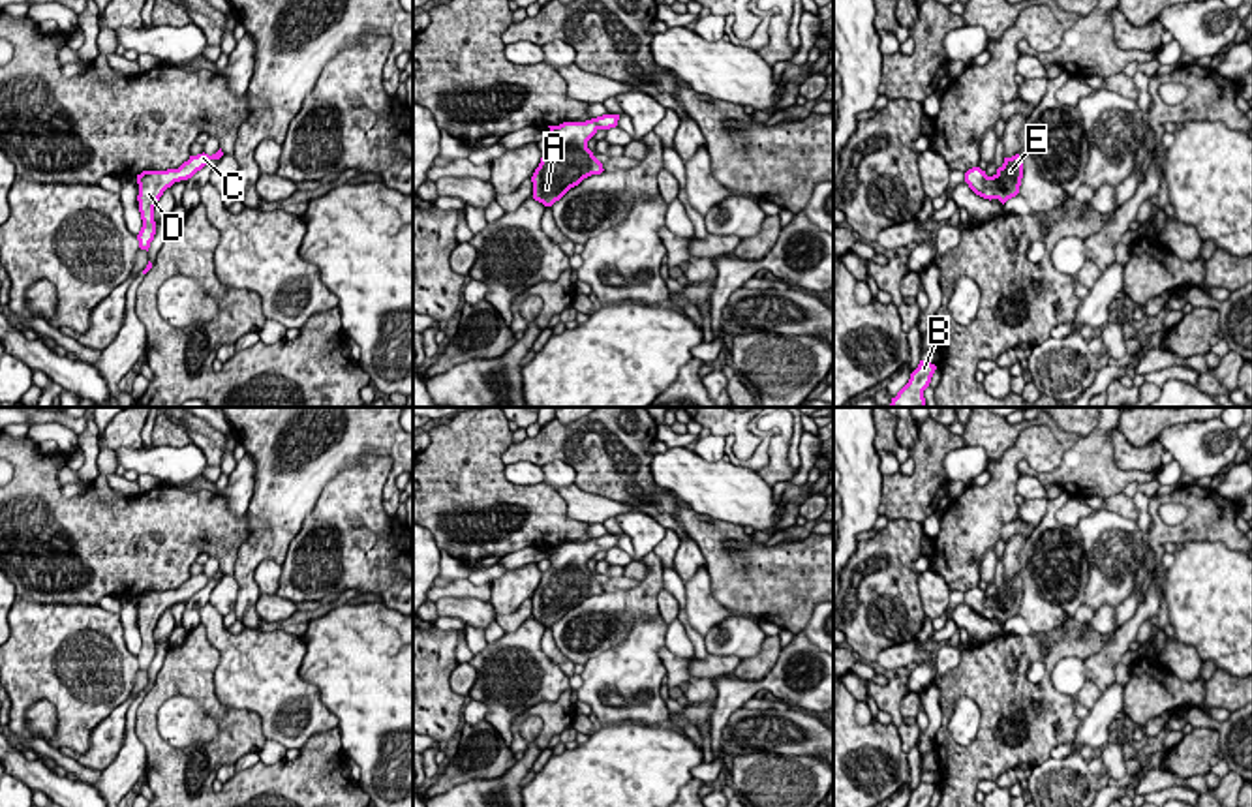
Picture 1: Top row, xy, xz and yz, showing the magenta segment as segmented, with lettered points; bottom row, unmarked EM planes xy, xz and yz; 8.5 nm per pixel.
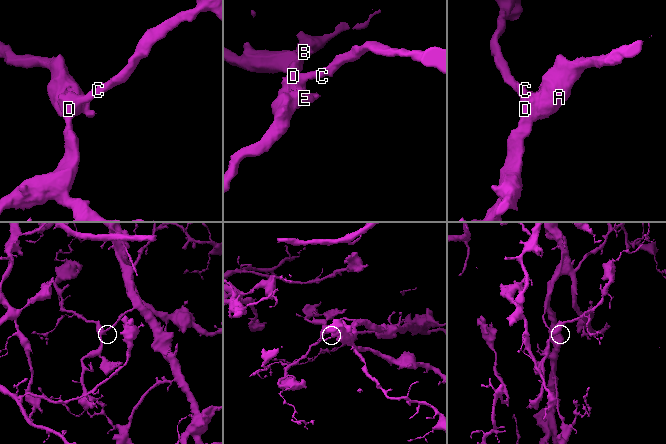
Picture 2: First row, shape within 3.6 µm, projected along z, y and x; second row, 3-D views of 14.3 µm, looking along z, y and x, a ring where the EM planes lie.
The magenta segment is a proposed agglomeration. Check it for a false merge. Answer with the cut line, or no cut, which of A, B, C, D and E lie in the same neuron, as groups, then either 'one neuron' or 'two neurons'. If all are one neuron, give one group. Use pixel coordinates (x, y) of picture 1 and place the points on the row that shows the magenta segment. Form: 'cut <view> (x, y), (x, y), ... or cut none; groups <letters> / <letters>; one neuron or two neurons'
cut none; groups A B C D E; one neuron

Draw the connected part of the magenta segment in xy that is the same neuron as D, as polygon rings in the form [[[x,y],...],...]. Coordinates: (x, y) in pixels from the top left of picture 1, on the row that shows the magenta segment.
[[[221,148],[208,156],[208,154],[197,154],[190,156],[188,161],[184,161],[178,169],[167,169],[167,171],[143,171],[137,175],[139,184],[139,212],[143,220],[143,227],[137,235],[139,248],[146,250],[150,248],[150,242],[156,235],[156,221],[154,221],[154,206],[158,205],[160,197],[167,188],[171,188],[175,182],[191,178],[197,171],[201,171],[210,160],[220,160],[223,156]]]

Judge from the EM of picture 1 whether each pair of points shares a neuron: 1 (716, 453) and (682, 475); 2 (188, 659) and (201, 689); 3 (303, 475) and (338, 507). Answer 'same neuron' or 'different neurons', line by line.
1: different neurons
2: same neuron
3: different neurons

